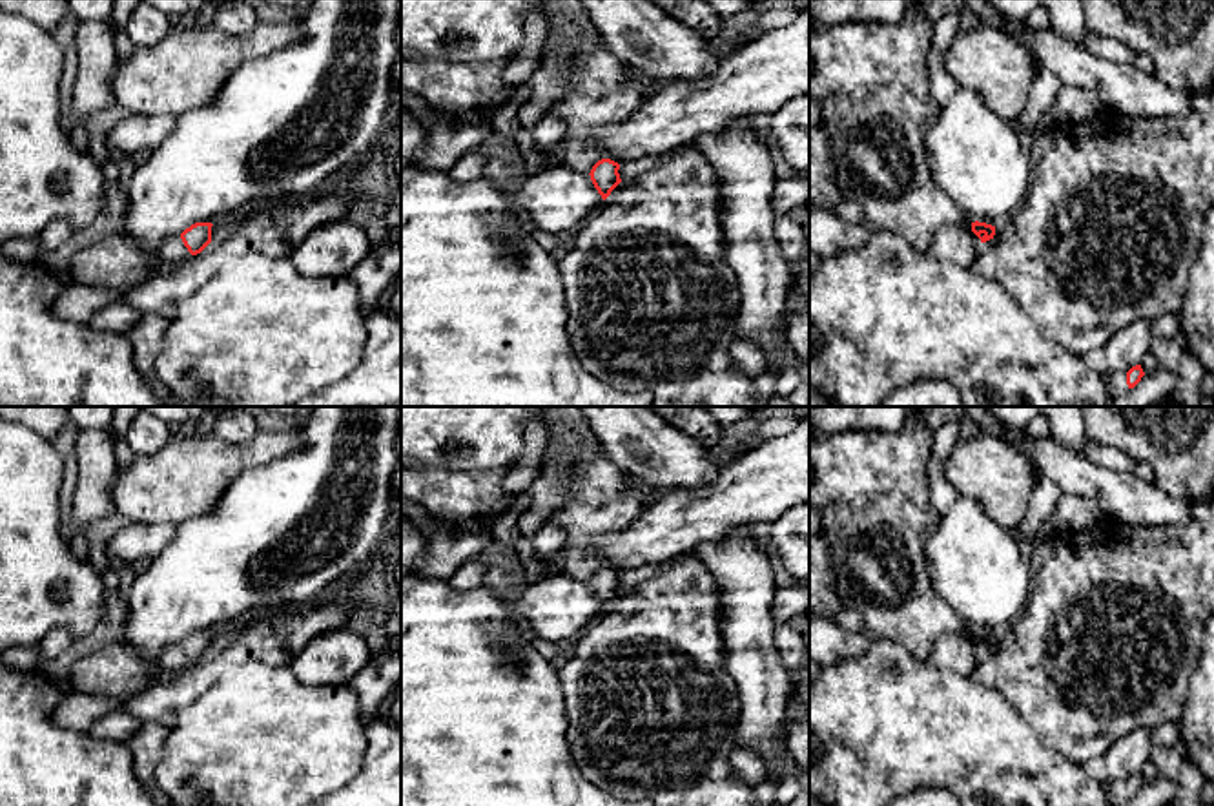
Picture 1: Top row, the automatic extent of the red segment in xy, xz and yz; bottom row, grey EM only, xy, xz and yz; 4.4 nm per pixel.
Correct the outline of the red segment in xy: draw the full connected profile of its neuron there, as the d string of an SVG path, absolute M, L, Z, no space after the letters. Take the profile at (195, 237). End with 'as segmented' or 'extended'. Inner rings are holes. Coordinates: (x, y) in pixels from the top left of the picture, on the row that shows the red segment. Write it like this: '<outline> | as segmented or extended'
M195 222L180 235L168 239L160 248L162 264L170 270L184 266L211 243L211 222Z | extended

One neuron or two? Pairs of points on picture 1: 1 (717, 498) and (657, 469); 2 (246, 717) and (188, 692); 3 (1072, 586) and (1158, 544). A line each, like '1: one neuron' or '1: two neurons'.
1: two neurons
2: two neurons
3: one neuron

